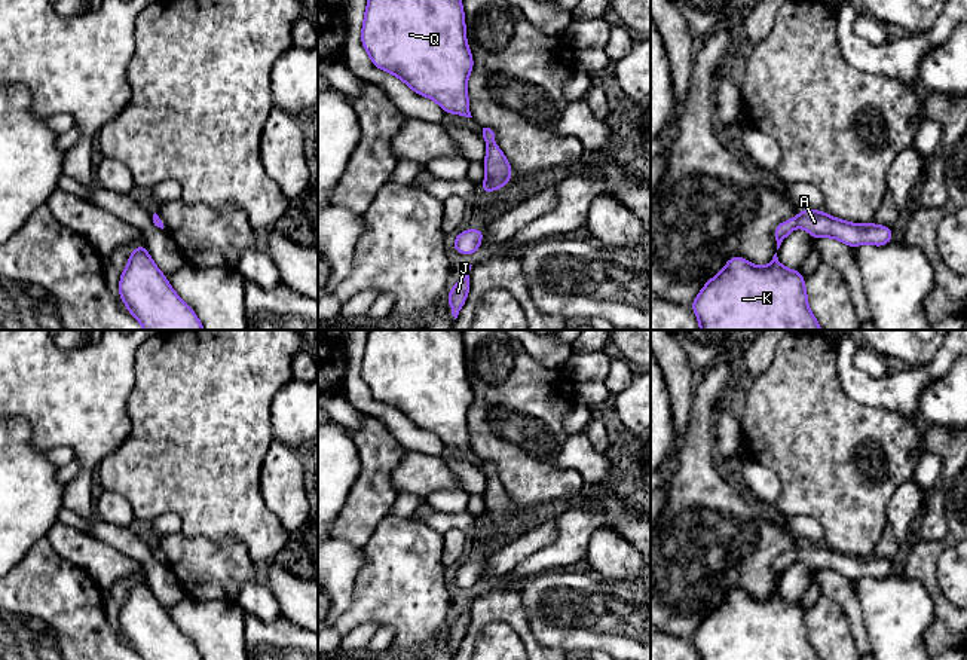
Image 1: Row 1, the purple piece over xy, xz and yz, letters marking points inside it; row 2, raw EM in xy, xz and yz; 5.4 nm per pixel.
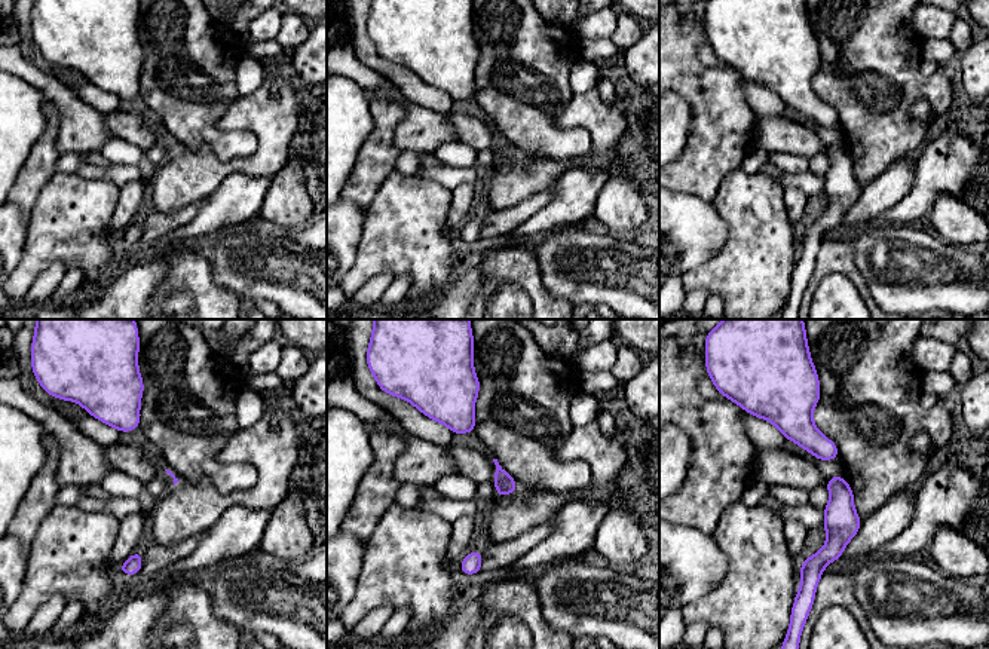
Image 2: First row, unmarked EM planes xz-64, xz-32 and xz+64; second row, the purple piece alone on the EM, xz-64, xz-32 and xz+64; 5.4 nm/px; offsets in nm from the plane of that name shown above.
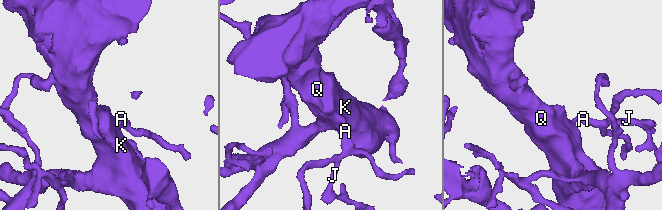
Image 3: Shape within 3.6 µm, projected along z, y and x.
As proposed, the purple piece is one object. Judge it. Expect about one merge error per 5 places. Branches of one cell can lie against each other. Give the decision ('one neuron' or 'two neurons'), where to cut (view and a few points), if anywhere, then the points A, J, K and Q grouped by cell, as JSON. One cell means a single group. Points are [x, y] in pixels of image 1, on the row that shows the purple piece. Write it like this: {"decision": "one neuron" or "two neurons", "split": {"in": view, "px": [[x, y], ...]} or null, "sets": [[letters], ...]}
{"decision": "one neuron", "split": null, "sets": [["A", "J", "K", "Q"]]}

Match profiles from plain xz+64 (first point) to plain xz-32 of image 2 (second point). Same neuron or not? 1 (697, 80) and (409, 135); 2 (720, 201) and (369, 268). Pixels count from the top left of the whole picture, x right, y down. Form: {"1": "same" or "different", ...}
{"1": "different", "2": "same"}

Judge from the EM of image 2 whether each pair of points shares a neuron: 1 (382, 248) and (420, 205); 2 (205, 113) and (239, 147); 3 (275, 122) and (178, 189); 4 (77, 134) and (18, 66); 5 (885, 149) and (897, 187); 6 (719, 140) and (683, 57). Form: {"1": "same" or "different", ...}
{"1": "same", "2": "same", "3": "same", "4": "same", "5": "different", "6": "same"}

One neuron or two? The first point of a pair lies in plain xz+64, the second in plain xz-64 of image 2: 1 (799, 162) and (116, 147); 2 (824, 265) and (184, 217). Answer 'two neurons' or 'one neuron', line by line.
1: one neuron
2: two neurons

